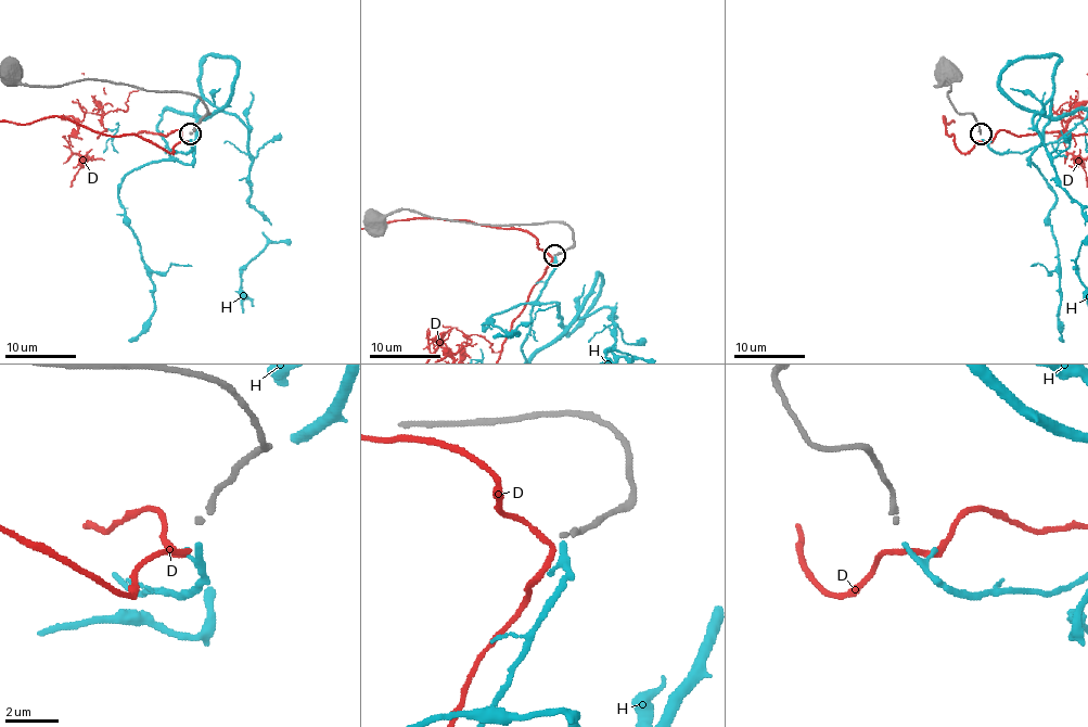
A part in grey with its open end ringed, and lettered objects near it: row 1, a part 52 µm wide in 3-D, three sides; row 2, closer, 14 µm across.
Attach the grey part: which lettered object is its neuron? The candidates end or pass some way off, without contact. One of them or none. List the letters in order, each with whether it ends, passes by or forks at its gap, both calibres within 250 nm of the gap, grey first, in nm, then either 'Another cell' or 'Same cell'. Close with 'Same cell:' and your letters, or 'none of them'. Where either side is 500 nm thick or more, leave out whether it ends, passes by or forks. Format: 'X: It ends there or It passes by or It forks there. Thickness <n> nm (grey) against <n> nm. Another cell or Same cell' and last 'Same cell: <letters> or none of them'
D: It passes by. Thickness 220 nm (grey) against 200 nm. Another cell
H: It passes by. Thickness 220 nm (grey) against 140 nm. Same cell
Same cell: H

